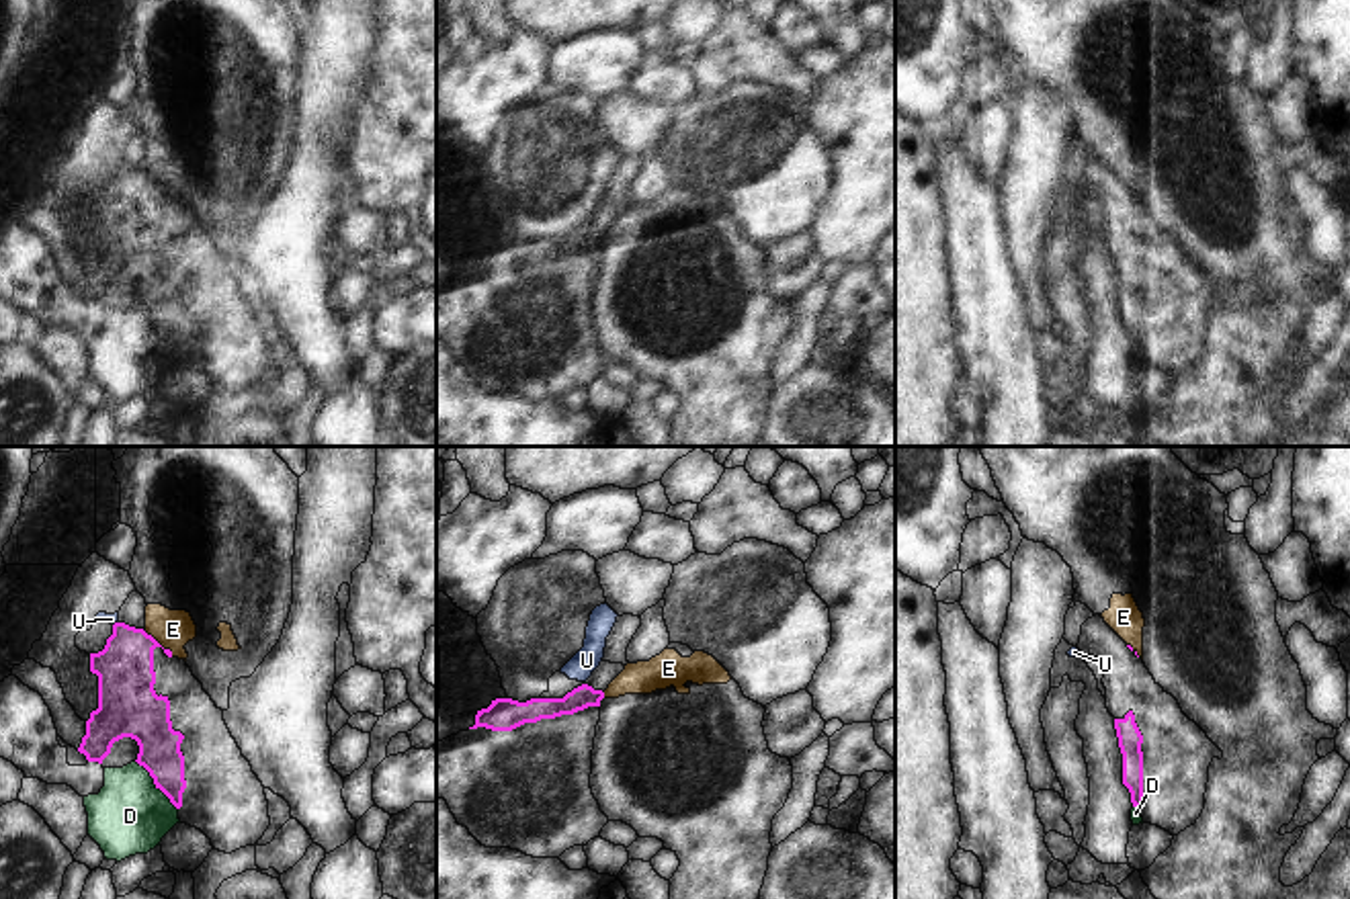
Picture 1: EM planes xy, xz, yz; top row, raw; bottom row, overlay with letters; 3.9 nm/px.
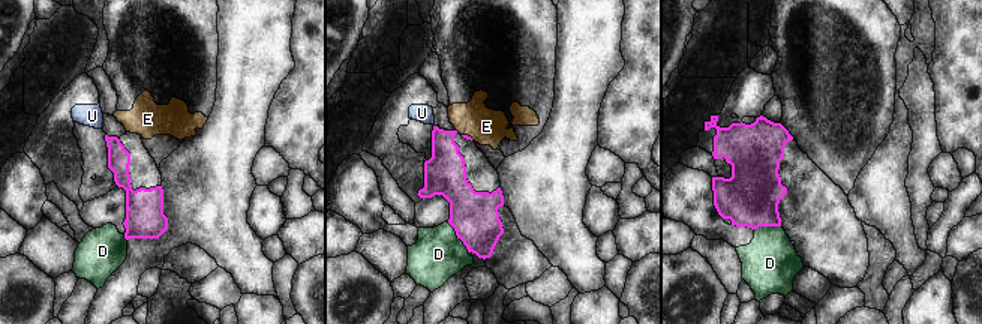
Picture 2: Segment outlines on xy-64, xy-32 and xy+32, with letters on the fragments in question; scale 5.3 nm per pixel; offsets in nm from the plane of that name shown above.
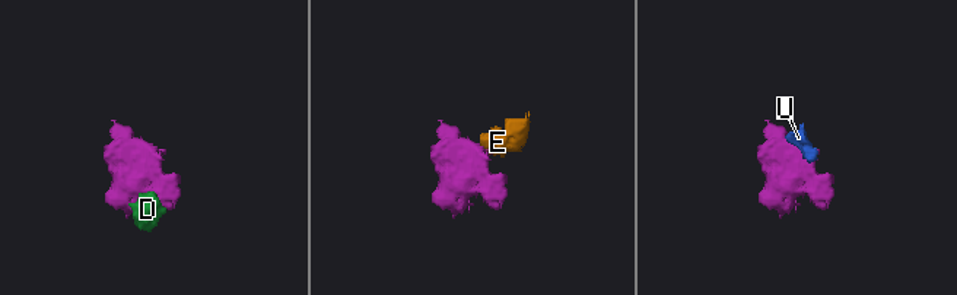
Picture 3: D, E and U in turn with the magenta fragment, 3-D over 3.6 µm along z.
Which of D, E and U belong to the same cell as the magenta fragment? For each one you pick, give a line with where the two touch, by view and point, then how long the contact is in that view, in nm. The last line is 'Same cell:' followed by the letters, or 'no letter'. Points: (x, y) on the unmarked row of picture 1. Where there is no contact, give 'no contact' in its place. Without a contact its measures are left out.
Same cell: no letter

